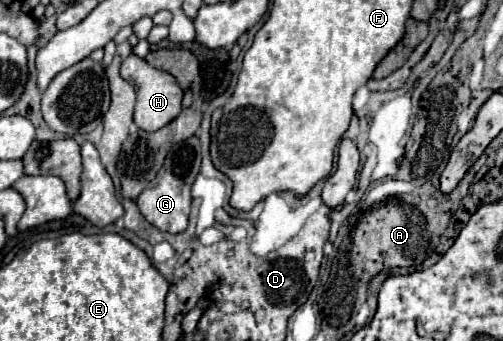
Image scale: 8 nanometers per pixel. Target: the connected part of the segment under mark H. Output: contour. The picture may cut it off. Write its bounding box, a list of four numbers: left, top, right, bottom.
[121,54,183,132]

